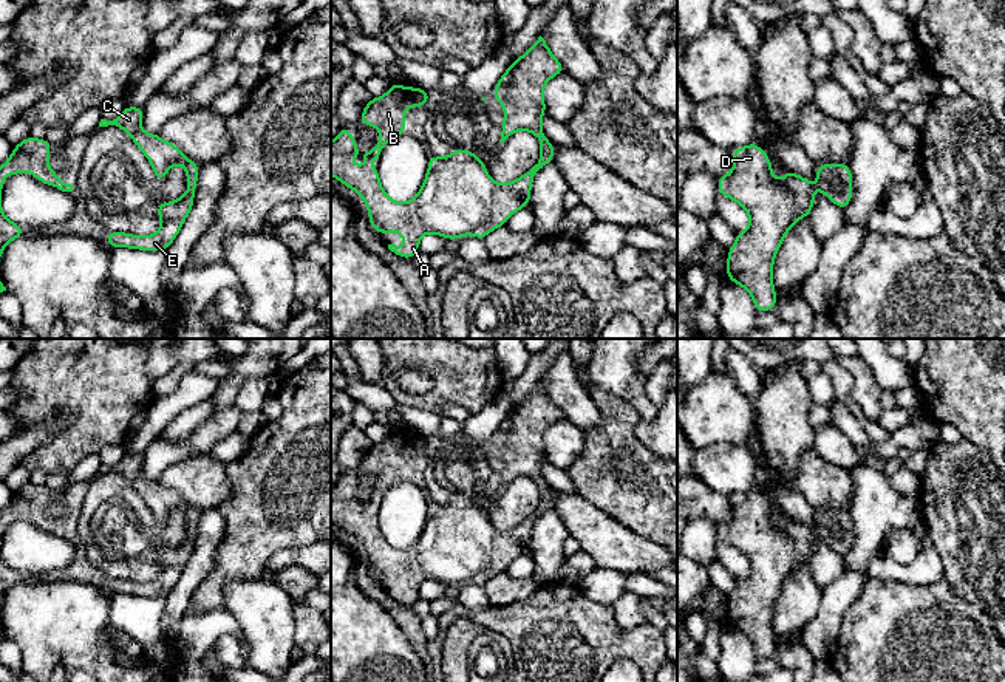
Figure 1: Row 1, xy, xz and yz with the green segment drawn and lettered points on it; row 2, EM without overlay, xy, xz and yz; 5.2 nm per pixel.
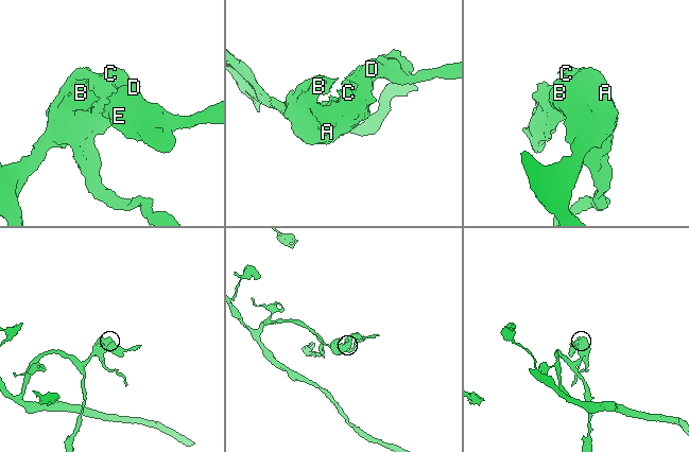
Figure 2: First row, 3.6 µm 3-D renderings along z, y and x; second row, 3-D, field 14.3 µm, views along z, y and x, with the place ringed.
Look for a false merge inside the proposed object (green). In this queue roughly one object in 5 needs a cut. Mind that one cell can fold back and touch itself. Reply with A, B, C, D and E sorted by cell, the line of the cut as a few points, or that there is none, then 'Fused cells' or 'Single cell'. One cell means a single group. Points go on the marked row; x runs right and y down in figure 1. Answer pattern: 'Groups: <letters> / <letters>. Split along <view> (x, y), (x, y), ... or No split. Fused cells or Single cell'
Groups: A B C D E. No split. Single cell

